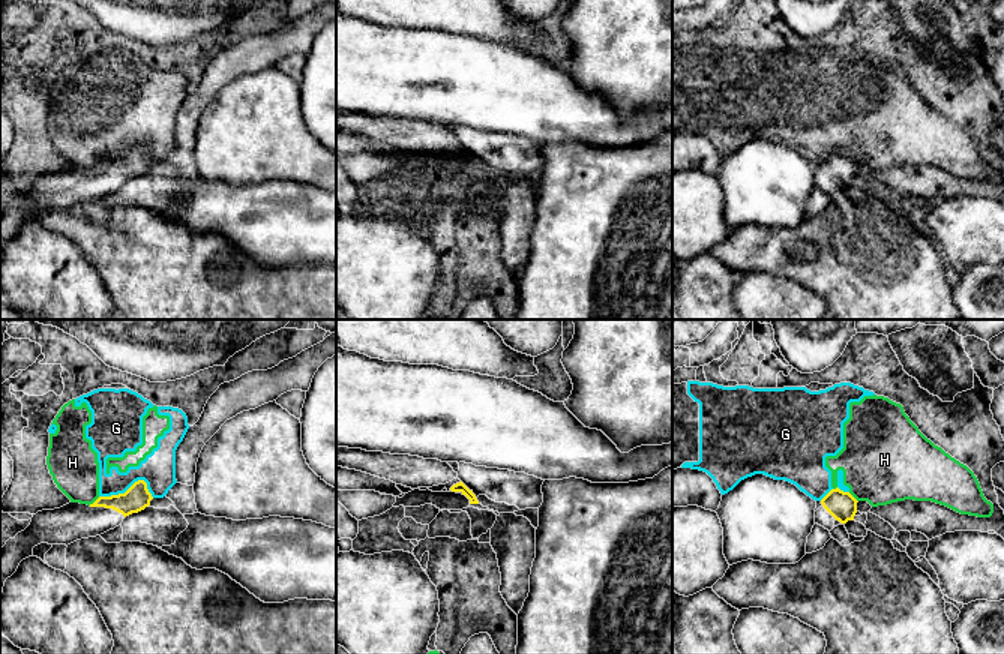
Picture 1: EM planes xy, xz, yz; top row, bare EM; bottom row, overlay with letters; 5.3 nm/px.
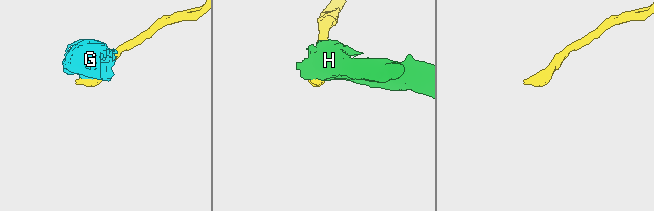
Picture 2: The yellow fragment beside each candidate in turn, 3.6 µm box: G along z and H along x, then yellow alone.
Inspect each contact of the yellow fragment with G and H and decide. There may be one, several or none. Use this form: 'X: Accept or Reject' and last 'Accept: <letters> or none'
G: Reject
H: Reject
Accept: none

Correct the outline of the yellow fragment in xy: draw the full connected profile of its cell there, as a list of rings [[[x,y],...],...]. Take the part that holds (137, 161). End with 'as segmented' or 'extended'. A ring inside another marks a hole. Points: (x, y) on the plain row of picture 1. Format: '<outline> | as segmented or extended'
[[[144,144],[135,146],[125,158],[99,160],[93,168],[69,166],[60,172],[33,178],[30,189],[9,202],[0,213],[0,260],[8,242],[20,226],[33,220],[41,207],[71,208],[96,201],[122,189],[123,183],[150,170],[153,164]]] | extended

